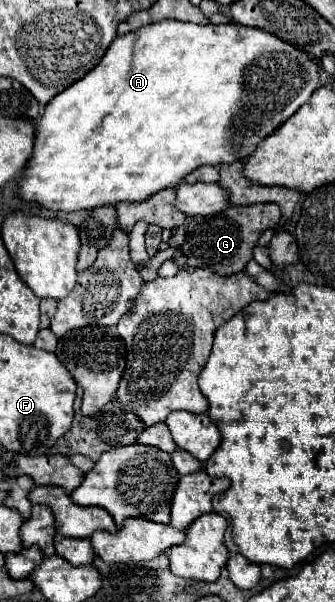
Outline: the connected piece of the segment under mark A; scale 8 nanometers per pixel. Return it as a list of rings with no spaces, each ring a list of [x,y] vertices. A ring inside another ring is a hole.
[[[161,20],[161,22],[157,22],[157,24],[149,24],[149,26],[145,26],[145,28],[139,28],[139,30],[135,30],[135,32],[131,32],[131,34],[125,34],[125,36],[117,36],[117,40],[113,40],[113,44],[111,44],[111,46],[109,46],[109,52],[105,52],[105,56],[103,56],[103,58],[101,58],[101,64],[97,64],[97,68],[93,68],[93,72],[89,72],[89,74],[87,74],[87,76],[85,76],[85,78],[81,78],[81,80],[77,80],[77,84],[71,84],[71,86],[69,86],[69,88],[67,88],[67,90],[65,90],[65,92],[59,92],[59,94],[57,94],[57,96],[55,96],[55,98],[53,98],[53,100],[51,100],[51,102],[49,102],[49,104],[47,104],[47,106],[45,106],[45,112],[43,112],[43,114],[41,114],[41,116],[39,116],[39,118],[37,118],[37,128],[35,128],[35,144],[33,144],[33,154],[31,154],[31,158],[29,158],[29,162],[27,162],[27,164],[25,164],[25,172],[23,172],[23,176],[21,176],[21,182],[19,182],[19,188],[17,188],[17,194],[19,194],[19,198],[21,198],[21,200],[25,200],[25,202],[35,202],[35,204],[39,204],[39,206],[41,206],[41,208],[47,208],[47,210],[53,210],[53,212],[75,212],[75,210],[93,210],[93,208],[97,208],[97,206],[107,206],[107,204],[113,204],[113,206],[115,206],[115,204],[119,204],[119,202],[143,202],[143,200],[147,200],[147,198],[149,198],[149,196],[153,196],[153,194],[157,194],[157,192],[161,192],[161,190],[165,190],[165,188],[175,188],[175,186],[177,186],[177,184],[181,184],[181,180],[183,180],[183,178],[185,178],[185,176],[187,176],[187,174],[191,174],[191,172],[193,172],[193,170],[195,170],[195,168],[199,168],[199,166],[205,166],[205,164],[209,164],[209,166],[219,166],[219,164],[231,164],[231,162],[237,162],[237,160],[247,160],[247,158],[249,158],[249,156],[251,156],[251,154],[253,154],[253,152],[255,152],[255,148],[257,148],[257,144],[259,144],[259,142],[261,142],[261,140],[263,140],[263,138],[267,138],[267,136],[269,136],[269,134],[271,134],[271,132],[273,132],[273,130],[277,130],[277,128],[279,128],[279,126],[281,126],[281,124],[283,124],[283,122],[285,122],[285,120],[287,120],[287,118],[291,118],[291,116],[293,116],[293,114],[295,114],[295,112],[297,112],[297,110],[299,110],[299,106],[303,106],[303,104],[305,104],[305,102],[307,102],[307,100],[309,100],[309,96],[311,96],[311,94],[313,94],[313,92],[315,92],[315,90],[317,90],[317,84],[319,84],[319,64],[317,64],[317,62],[315,62],[315,60],[313,60],[313,58],[309,58],[309,56],[305,56],[305,52],[301,52],[301,50],[297,50],[297,48],[293,48],[293,46],[289,46],[289,44],[285,44],[285,42],[283,42],[283,40],[277,40],[277,36],[273,36],[273,34],[269,34],[269,32],[261,32],[261,30],[259,30],[259,28],[245,28],[245,26],[239,26],[239,24],[219,24],[219,26],[215,26],[215,24],[207,24],[207,26],[199,26],[199,24],[189,24],[189,22],[179,22],[179,20]],[[247,96],[249,96],[249,122],[247,122],[247,120],[241,120],[241,116],[243,116],[243,106],[245,106],[245,98],[247,98]]]

